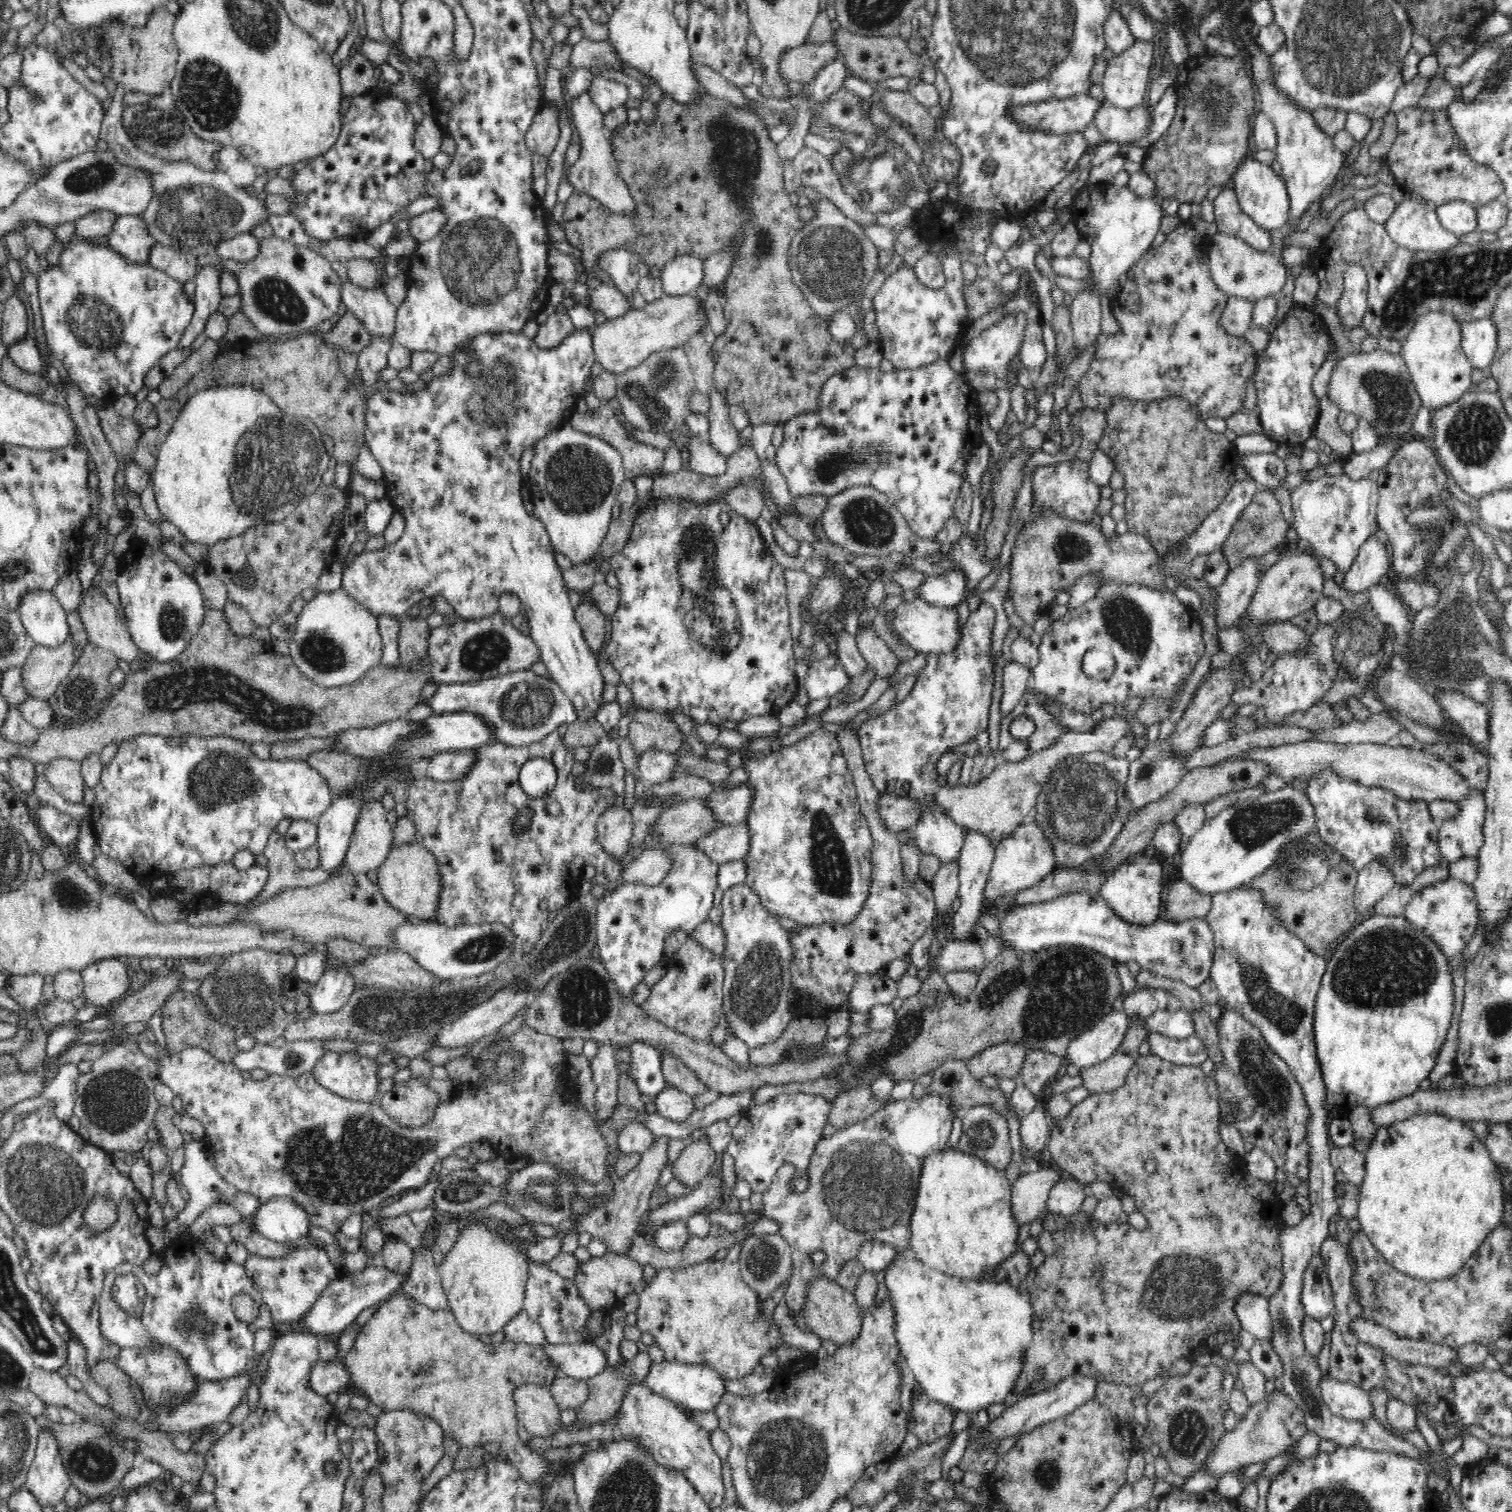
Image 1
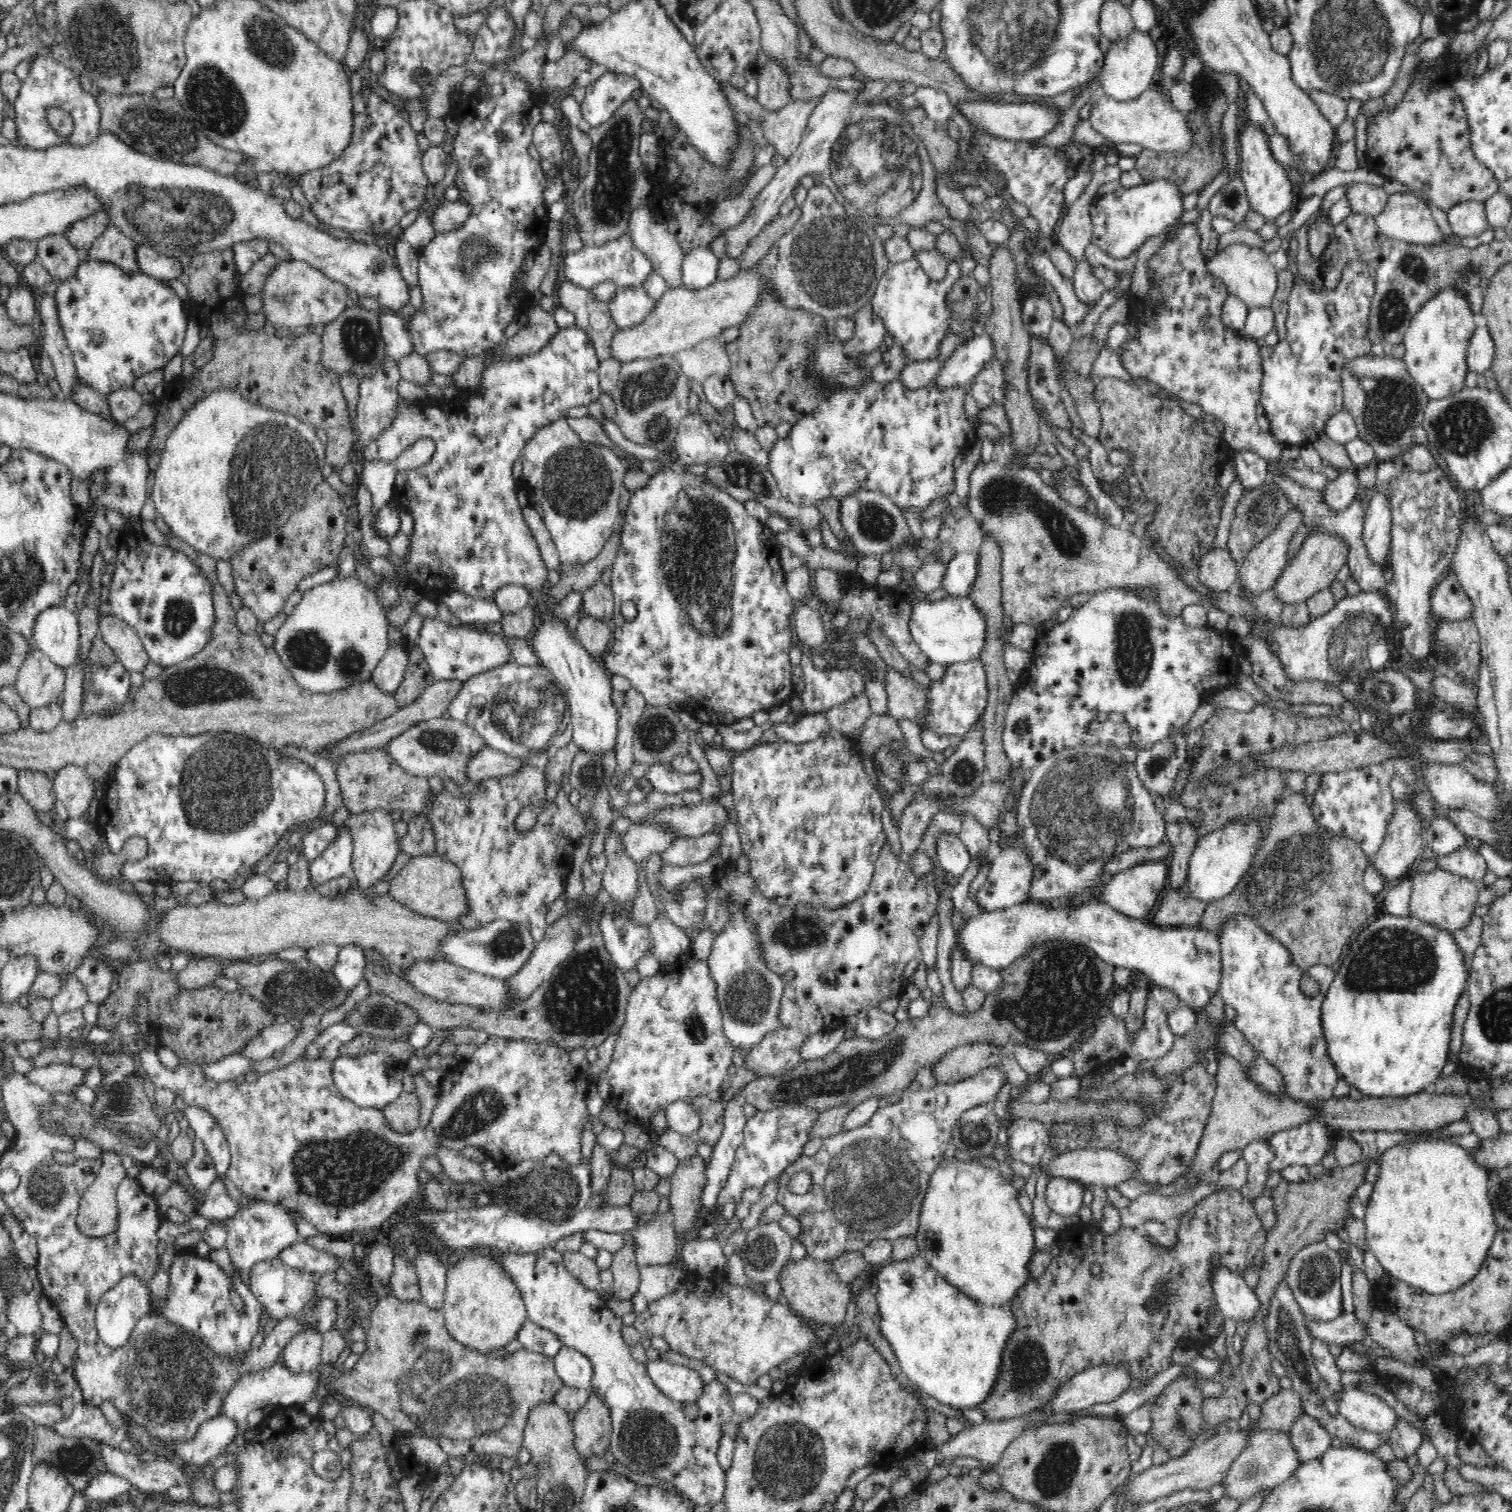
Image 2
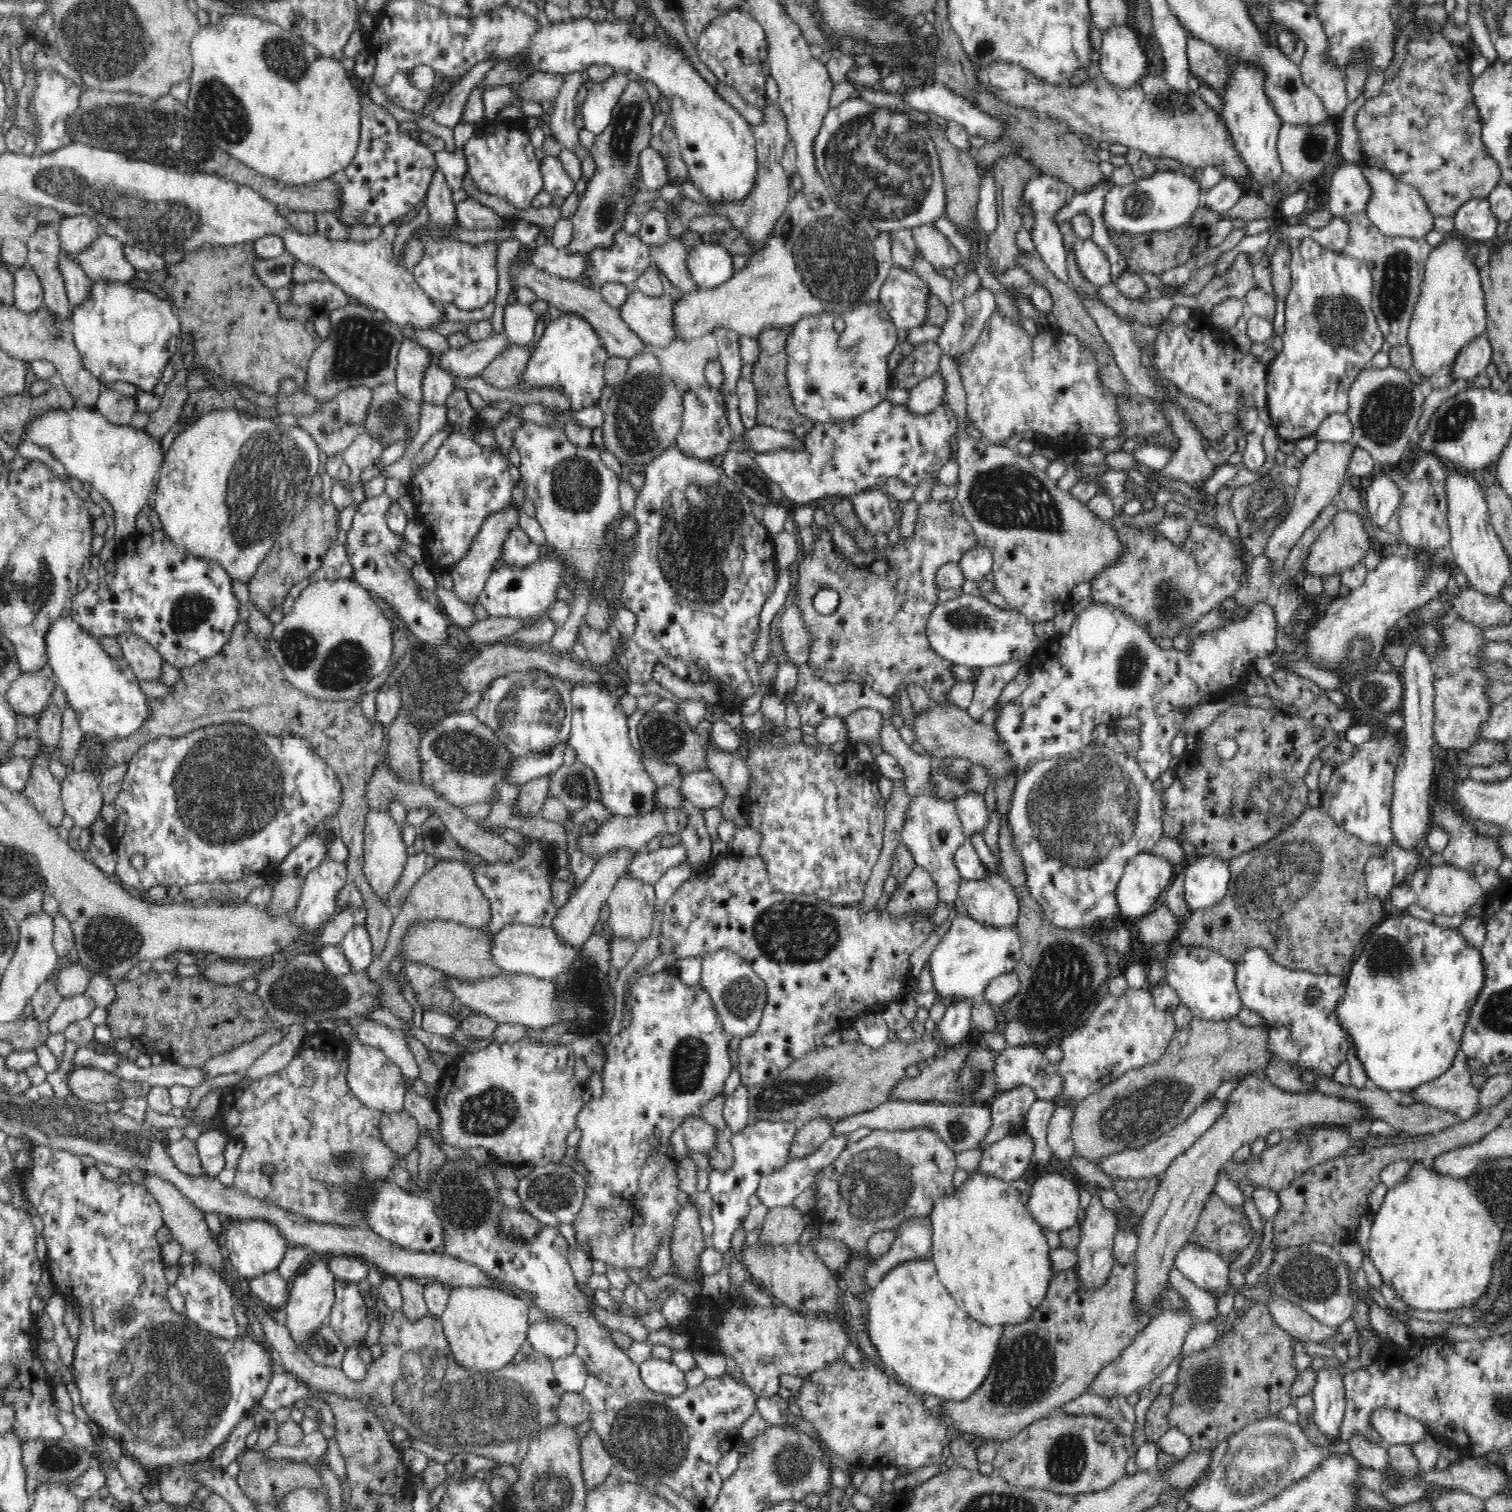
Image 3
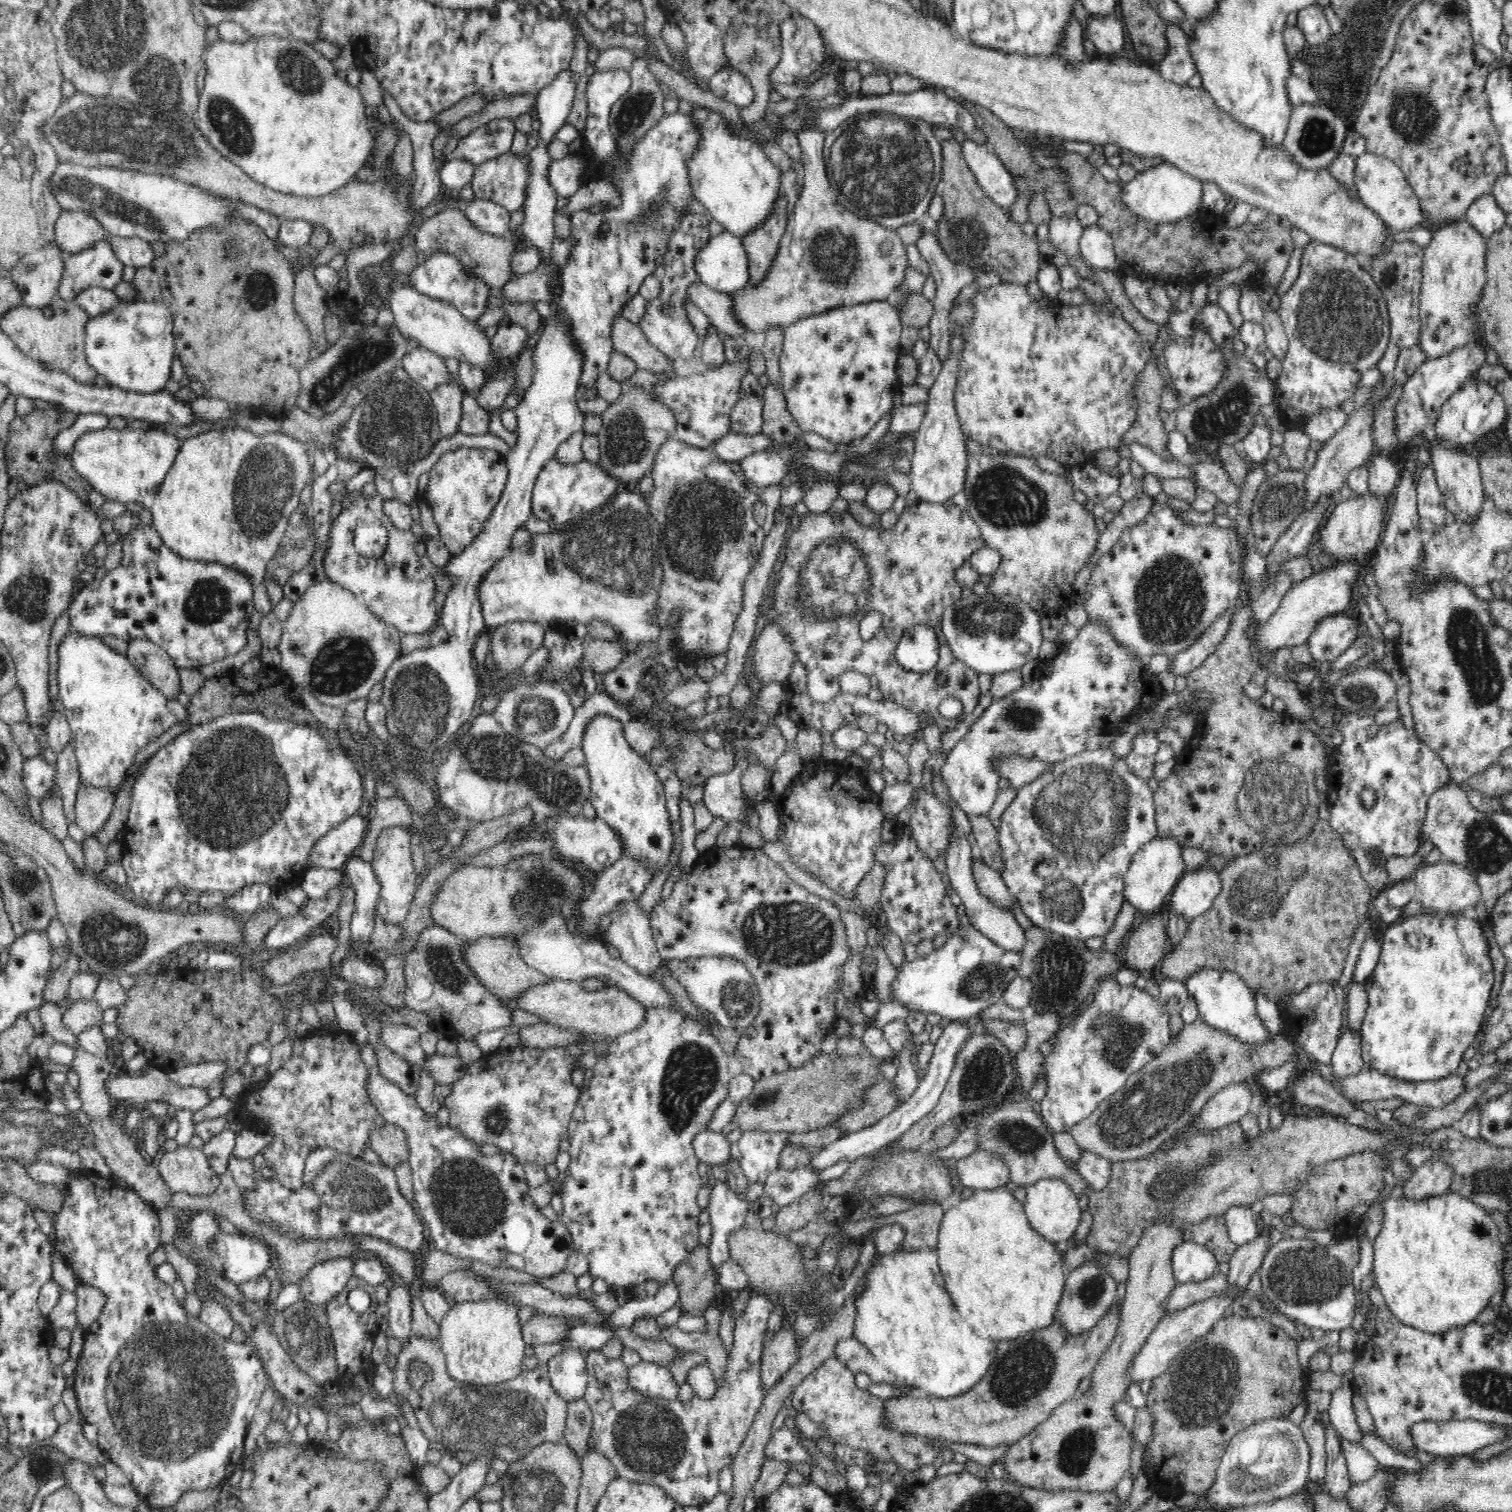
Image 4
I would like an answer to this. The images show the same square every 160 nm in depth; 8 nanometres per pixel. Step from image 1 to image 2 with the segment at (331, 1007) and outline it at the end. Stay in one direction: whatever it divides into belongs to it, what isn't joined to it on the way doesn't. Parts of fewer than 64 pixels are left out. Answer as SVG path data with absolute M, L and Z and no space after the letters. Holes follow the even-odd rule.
M344 946L336 958L336 964L330 973L348 994L362 980L366 968L366 950L360 946Z

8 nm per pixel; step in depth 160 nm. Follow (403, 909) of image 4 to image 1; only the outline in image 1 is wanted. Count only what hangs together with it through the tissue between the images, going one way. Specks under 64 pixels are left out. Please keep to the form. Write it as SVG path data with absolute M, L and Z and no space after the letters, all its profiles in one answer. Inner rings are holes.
M369 800L361 808L345 852L344 866L352 874L377 871L393 847L394 831L388 823L388 812L380 800Z

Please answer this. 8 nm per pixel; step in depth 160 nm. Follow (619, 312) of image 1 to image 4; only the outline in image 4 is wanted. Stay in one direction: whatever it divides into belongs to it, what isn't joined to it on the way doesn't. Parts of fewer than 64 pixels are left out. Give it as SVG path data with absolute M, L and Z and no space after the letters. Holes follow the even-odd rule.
M692 214L686 216L678 228L672 232L664 260L662 290L658 298L648 301L647 312L643 320L638 322L639 328L646 335L650 344L660 349L670 359L692 357L698 346L697 329L688 318L684 304L688 298L688 288L698 281L694 262L697 252L710 241L709 221L704 215Z

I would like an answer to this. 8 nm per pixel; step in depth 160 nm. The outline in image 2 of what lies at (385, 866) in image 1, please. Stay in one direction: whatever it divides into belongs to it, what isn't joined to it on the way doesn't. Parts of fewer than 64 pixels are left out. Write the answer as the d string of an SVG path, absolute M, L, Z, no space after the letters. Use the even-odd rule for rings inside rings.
M438 854L417 855L416 857L412 857L412 860L391 879L389 895L394 901L398 901L402 906L405 906L416 914L455 923L457 916L461 915L467 907L465 906L465 898L463 898L463 890L461 890L459 879L459 870L448 859L438 856Z

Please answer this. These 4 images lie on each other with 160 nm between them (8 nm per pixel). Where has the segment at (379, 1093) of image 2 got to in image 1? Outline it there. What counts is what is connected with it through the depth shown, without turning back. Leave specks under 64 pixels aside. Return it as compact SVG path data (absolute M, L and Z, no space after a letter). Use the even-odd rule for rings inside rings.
M325 1051L320 1059L313 1064L311 1074L317 1084L332 1091L335 1095L362 1102L379 1102L378 1097L378 1063L376 1059L361 1057L355 1053L338 1053Z

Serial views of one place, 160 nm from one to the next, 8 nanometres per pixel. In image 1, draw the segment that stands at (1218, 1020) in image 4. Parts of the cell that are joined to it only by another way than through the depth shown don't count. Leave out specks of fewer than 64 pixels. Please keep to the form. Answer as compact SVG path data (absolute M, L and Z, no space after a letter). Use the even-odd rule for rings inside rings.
M1080 892L1074 893L1070 895L1063 895L1062 897L1054 898L1054 900L1048 902L1039 902L1034 904L1022 905L1019 907L1014 907L1013 909L1006 909L1001 913L996 914L998 918L998 924L1000 926L1000 936L1004 943L1006 943L1006 949L1008 950L1021 950L1022 952L1036 952L1040 949L1048 949L1056 946L1074 946L1074 947L1083 947L1088 950L1092 949L1100 954L1103 954L1106 958L1112 959L1116 964L1125 964L1128 960L1134 960L1134 962L1138 962L1140 967L1149 970L1154 973L1159 978L1164 978L1165 981L1168 981L1170 978L1172 980L1179 980L1183 982L1186 986L1190 986L1192 988L1197 989L1198 986L1202 982L1204 982L1208 977L1210 977L1210 968L1212 968L1212 960L1213 960L1213 950L1214 946L1214 933L1210 928L1210 925L1204 918L1192 918L1192 919L1184 919L1178 921L1178 924L1174 924L1174 921L1161 921L1158 920L1152 925L1148 925L1147 927L1142 927L1140 925L1130 925L1128 922L1121 920L1120 917L1116 916L1116 913L1108 906L1108 903L1102 898L1102 895L1093 892Z

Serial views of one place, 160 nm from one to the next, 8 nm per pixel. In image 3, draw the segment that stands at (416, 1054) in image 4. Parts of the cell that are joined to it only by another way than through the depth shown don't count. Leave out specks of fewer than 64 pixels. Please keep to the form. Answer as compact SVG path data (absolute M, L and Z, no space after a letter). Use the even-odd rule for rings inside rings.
M367 1019L353 1030L355 1034L352 1038L382 1050L396 1066L400 1067L405 1078L410 1080L418 1078L419 1068L404 1031L390 1029L386 1025Z

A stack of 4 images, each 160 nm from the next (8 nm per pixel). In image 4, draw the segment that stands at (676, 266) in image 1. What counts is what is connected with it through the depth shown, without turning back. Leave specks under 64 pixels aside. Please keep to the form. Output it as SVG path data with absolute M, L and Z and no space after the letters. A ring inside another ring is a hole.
M727 231L710 238L694 262L698 280L725 294L740 290L750 281L748 266L741 238Z

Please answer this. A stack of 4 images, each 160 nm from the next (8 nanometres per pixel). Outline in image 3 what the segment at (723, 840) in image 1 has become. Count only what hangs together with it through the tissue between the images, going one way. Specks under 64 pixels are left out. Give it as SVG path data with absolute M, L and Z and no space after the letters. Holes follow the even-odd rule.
M681 843L670 847L661 846L652 852L640 850L632 857L625 873L631 873L644 884L654 886L668 868L684 862L686 856Z

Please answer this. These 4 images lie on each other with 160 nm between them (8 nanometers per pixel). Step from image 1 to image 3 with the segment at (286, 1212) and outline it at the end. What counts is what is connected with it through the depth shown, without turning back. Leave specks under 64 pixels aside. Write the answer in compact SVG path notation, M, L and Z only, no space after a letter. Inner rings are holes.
M249 1218L252 1222L246 1224L246 1219L238 1224L232 1224L227 1232L225 1241L228 1258L231 1260L232 1270L241 1282L246 1282L257 1275L267 1274L269 1271L276 1271L278 1264L284 1258L286 1252L286 1241L272 1225L271 1220L264 1218Z

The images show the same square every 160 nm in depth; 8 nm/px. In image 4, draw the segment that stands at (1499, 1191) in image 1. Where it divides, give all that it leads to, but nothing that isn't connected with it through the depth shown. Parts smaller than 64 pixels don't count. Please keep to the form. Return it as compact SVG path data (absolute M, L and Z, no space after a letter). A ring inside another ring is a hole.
M1447 1190L1442 1195L1428 1196L1428 1198L1383 1198L1383 1220L1380 1226L1375 1242L1373 1243L1373 1270L1376 1277L1376 1285L1380 1288L1384 1296L1384 1300L1390 1312L1406 1326L1419 1328L1420 1330L1446 1332L1450 1328L1456 1326L1466 1326L1466 1324L1474 1323L1476 1316L1490 1304L1490 1298L1496 1294L1501 1286L1501 1274L1498 1271L1498 1260L1500 1260L1500 1252L1502 1251L1502 1243L1498 1238L1499 1230L1491 1218L1491 1213L1483 1207L1475 1204L1471 1199L1464 1197L1458 1191Z

